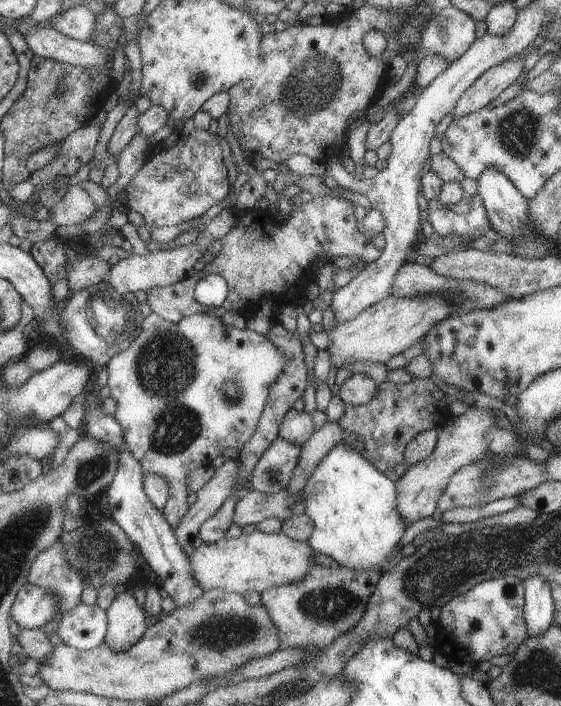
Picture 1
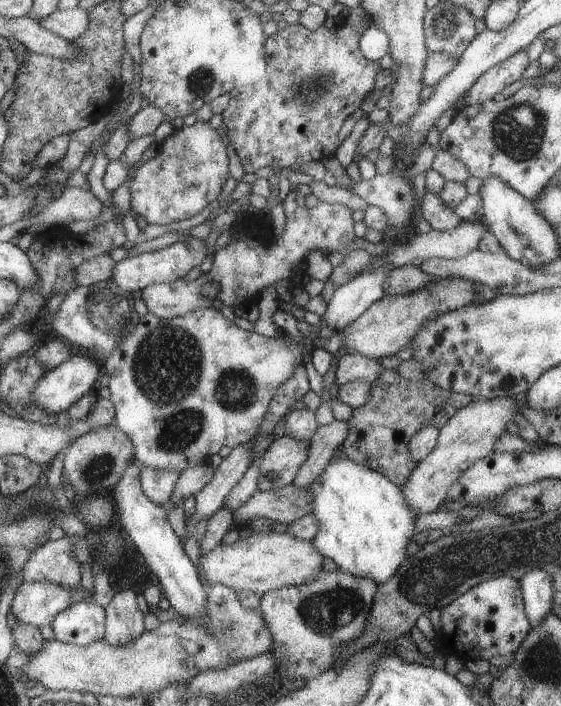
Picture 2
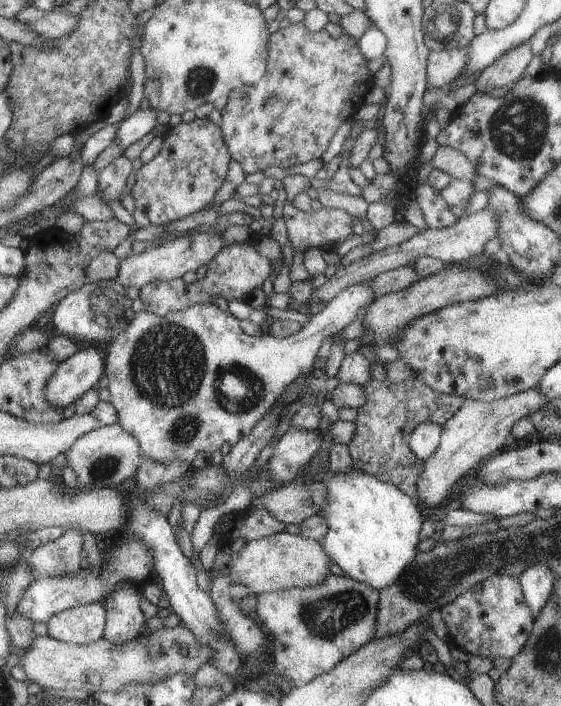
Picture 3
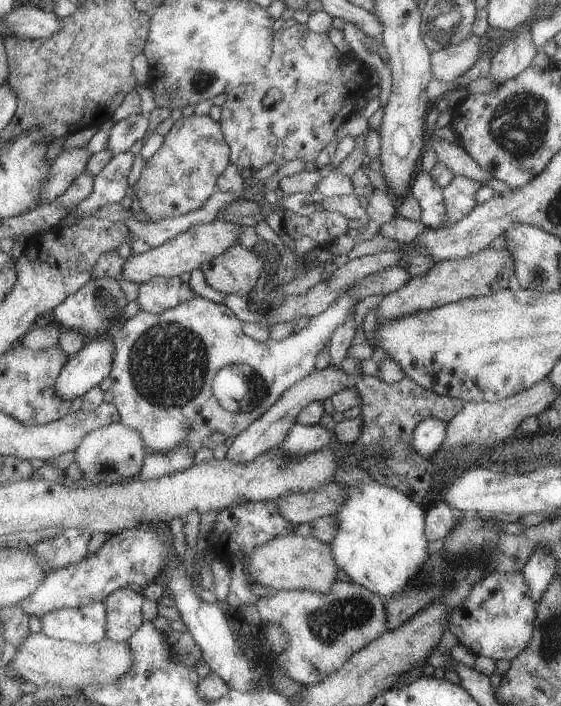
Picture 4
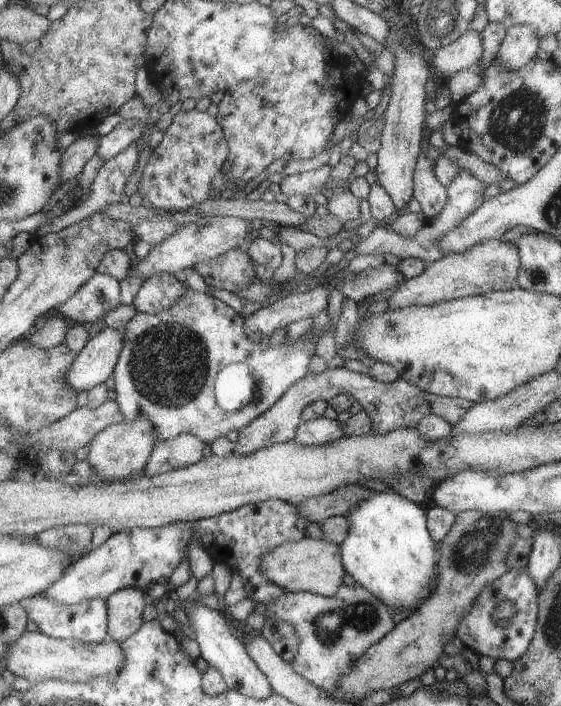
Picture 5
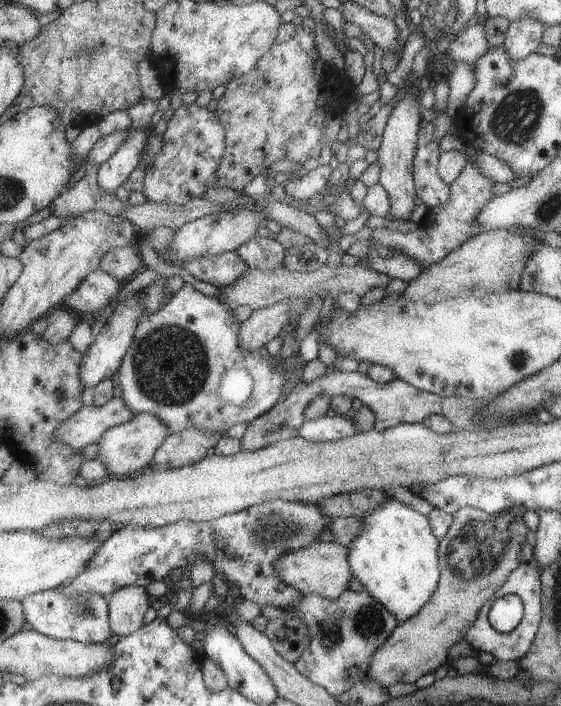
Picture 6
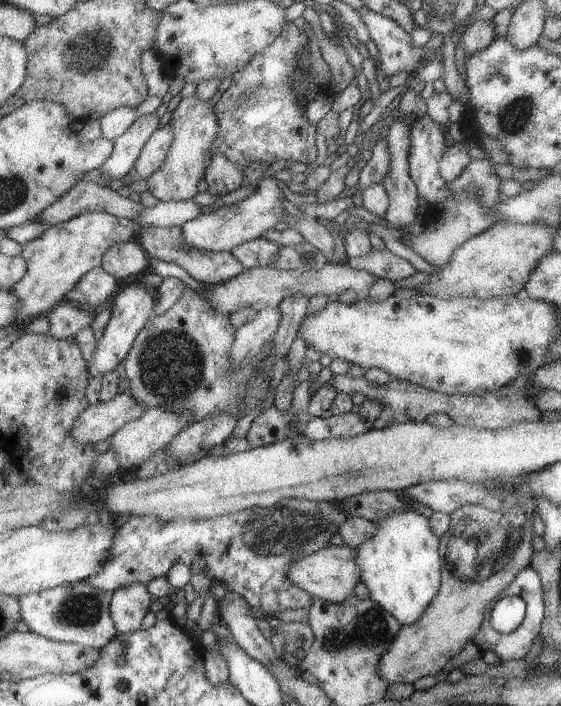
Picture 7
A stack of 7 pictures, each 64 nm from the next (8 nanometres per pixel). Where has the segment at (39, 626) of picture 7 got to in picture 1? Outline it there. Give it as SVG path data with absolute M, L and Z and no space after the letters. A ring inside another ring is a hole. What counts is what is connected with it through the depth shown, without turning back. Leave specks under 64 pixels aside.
M79 602L71 612L63 614L57 628L59 640L79 650L91 650L106 636L106 612L99 606Z

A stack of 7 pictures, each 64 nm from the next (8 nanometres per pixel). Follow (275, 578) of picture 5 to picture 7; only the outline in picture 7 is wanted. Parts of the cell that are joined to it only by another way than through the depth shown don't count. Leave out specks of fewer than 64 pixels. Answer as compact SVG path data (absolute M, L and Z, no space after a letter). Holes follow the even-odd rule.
M328 544L311 555L302 557L290 565L287 578L312 597L319 597L330 603L341 603L353 595L353 588L360 580L360 568L356 563L356 550L347 545Z

